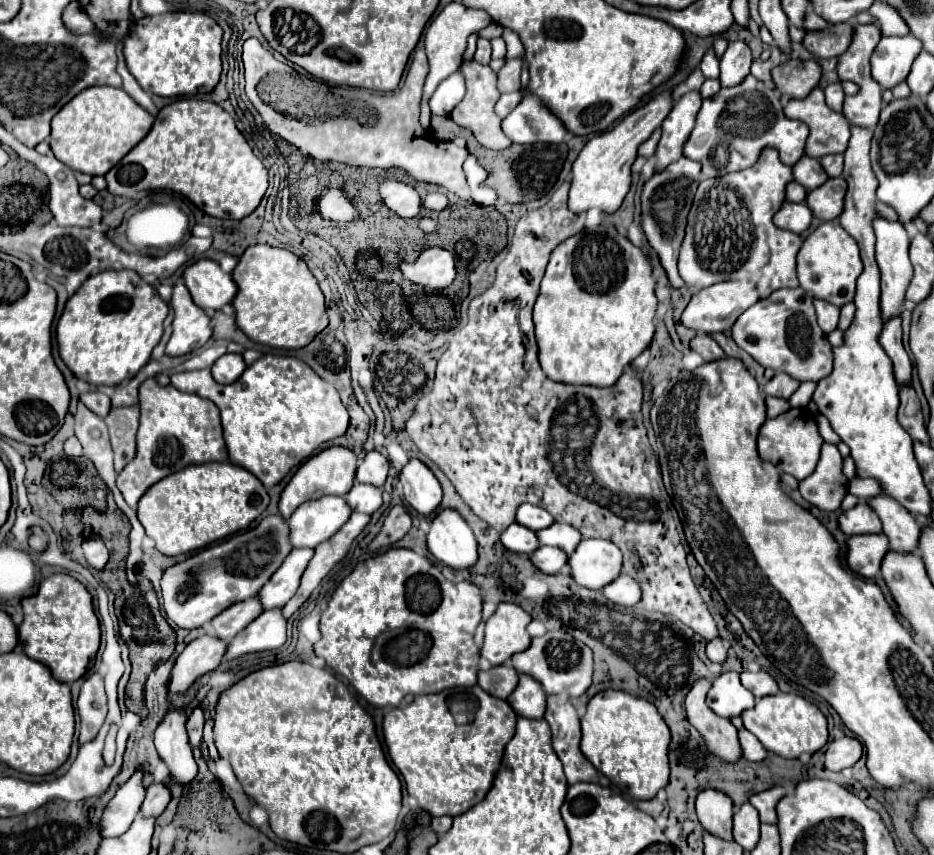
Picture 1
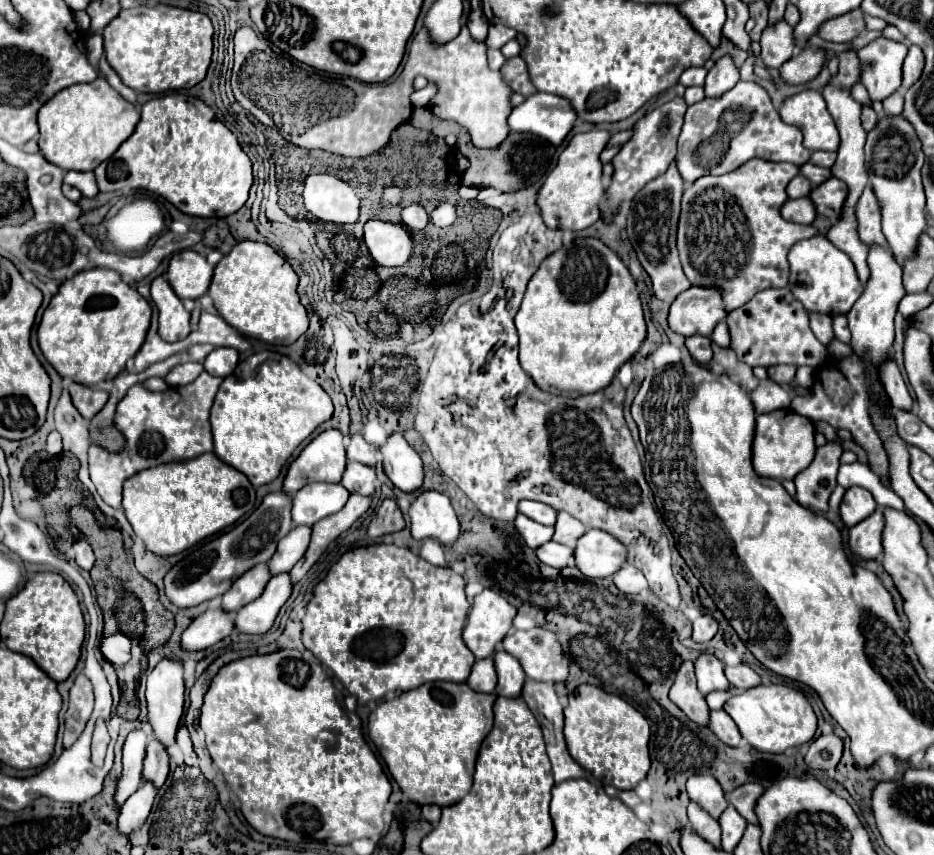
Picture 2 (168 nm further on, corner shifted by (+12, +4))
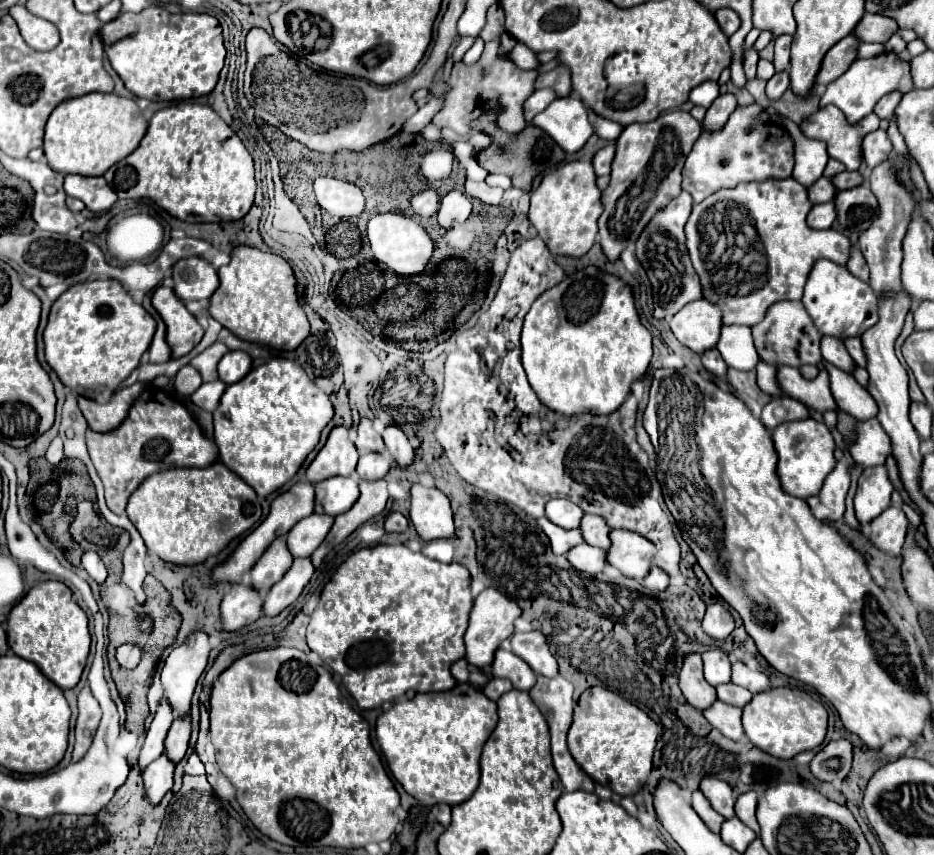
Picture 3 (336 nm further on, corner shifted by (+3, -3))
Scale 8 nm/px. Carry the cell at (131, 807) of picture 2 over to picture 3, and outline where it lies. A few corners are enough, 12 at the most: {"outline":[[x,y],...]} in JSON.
{"outline":[[161,755],[145,769],[145,795],[159,805],[173,787],[175,765]]}

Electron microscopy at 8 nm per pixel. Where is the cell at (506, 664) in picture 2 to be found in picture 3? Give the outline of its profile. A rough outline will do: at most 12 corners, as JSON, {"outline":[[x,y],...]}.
{"outline":[[497,649],[493,677],[509,679],[513,689],[535,685],[533,669],[511,651]]}

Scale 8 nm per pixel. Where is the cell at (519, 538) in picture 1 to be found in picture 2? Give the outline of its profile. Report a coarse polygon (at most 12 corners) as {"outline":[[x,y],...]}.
{"outline":[[518,514],[516,530],[530,548],[552,540],[554,526]]}

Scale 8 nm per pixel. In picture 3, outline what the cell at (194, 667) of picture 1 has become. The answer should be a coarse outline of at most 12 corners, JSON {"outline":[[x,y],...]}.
{"outline":[[231,587],[221,603],[221,631],[261,617],[263,595]]}

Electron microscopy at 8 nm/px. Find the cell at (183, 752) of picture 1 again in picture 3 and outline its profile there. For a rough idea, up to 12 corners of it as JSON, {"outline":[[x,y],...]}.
{"outline":[[191,633],[165,661],[161,683],[185,717],[205,671],[209,639]]}

